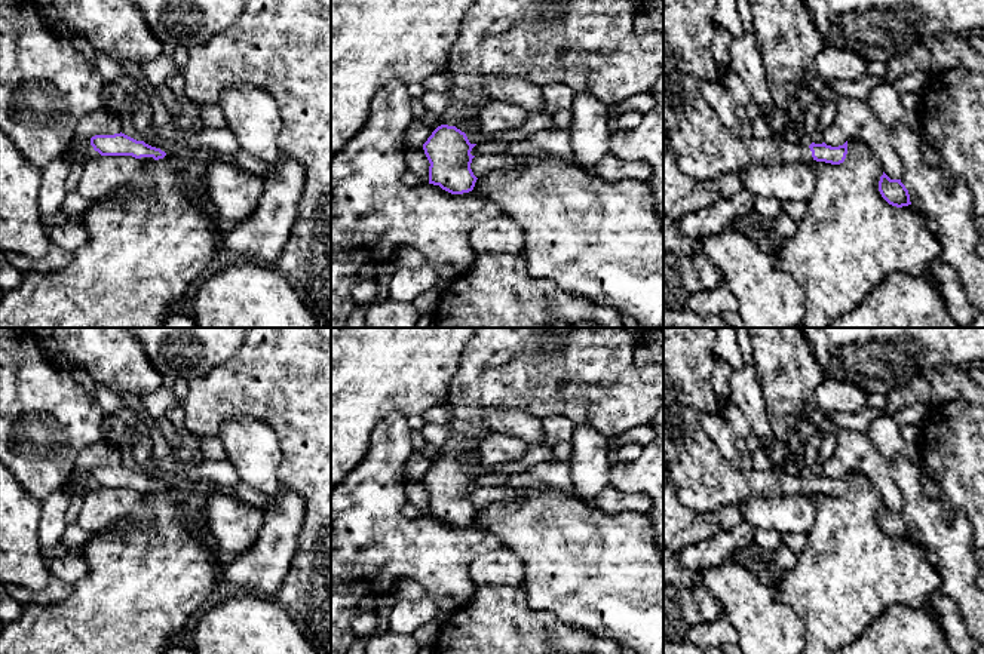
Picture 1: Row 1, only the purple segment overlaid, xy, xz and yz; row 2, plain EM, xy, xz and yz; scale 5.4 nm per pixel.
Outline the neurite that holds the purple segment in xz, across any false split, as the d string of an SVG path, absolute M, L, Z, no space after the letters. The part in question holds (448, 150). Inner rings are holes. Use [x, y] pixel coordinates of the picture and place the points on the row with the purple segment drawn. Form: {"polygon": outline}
{"polygon": "M476 0L466 13L460 36L447 55L447 73L451 80L448 90L453 104L438 126L423 144L424 154L430 163L429 184L439 185L451 194L463 194L473 190L476 176L470 169L472 148L466 133L460 131L465 122L470 122L476 113L491 102L482 79L521 77L543 87L549 83L562 83L576 93L591 93L607 107L628 99L637 93L650 92L663 76L663 33L638 34L635 18L647 0L567 0L562 13L548 19L543 10L552 0Z"}

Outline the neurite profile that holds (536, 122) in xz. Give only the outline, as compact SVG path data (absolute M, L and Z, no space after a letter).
M527 113L525 122L519 128L487 133L487 141L496 144L511 144L515 141L524 141L533 133L542 131L555 131L551 114Z

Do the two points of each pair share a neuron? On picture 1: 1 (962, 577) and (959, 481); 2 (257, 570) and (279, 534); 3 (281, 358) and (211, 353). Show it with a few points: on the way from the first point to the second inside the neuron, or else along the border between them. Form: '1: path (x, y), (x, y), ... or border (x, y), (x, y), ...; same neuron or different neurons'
1: border (944, 496), (968, 519); different neurons
2: path (266, 561), (276, 543); same neuron
3: border (244, 343), (227, 361), (204, 374); different neurons

